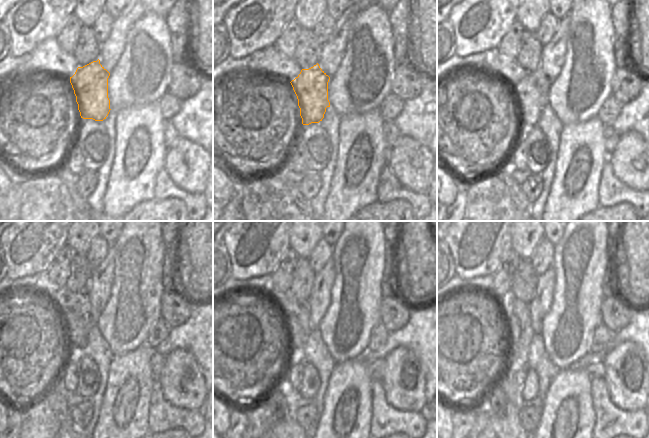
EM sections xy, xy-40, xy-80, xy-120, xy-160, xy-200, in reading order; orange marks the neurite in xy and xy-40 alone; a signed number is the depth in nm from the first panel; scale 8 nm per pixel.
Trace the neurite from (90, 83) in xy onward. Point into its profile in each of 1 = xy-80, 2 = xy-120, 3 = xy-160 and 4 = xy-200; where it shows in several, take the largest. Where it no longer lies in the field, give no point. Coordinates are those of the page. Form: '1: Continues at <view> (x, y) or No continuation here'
1: Continues at xy-80 (531, 92)
2: Continues at xy-120 (77, 323)
3: Continues at xy-160 (295, 335)
4: Continues at xy-200 (514, 329)

